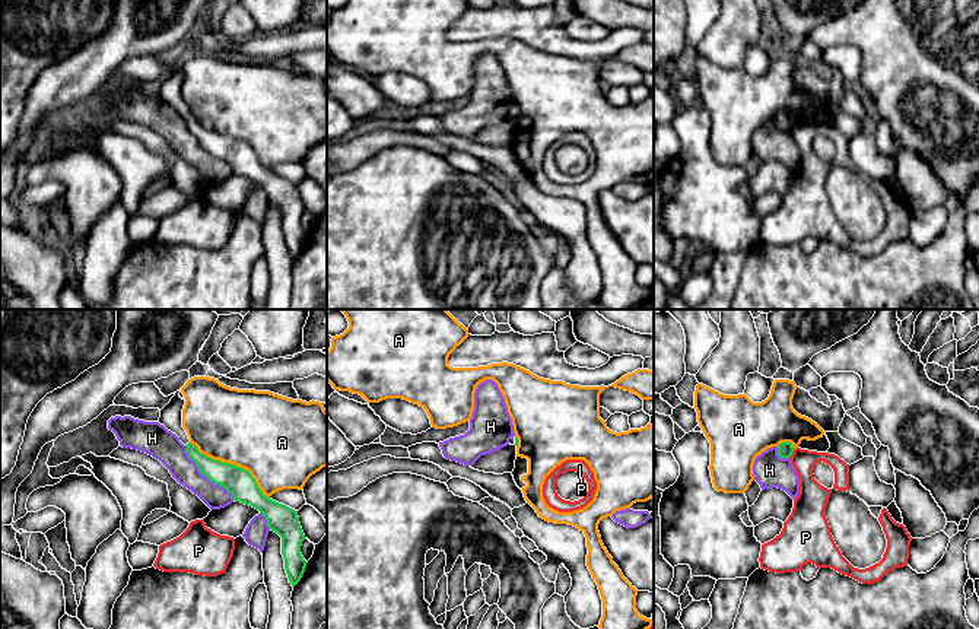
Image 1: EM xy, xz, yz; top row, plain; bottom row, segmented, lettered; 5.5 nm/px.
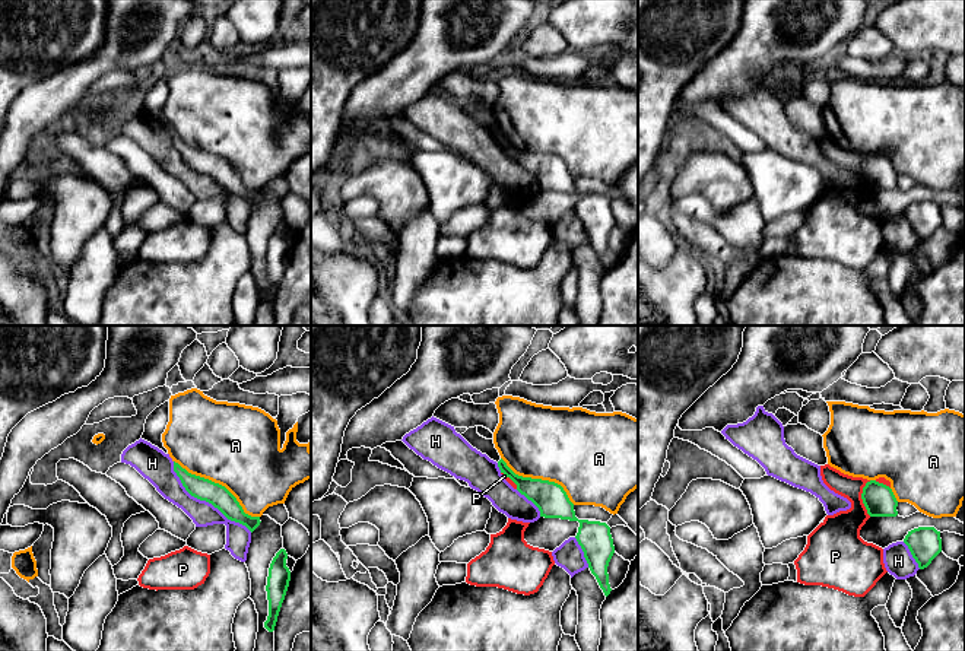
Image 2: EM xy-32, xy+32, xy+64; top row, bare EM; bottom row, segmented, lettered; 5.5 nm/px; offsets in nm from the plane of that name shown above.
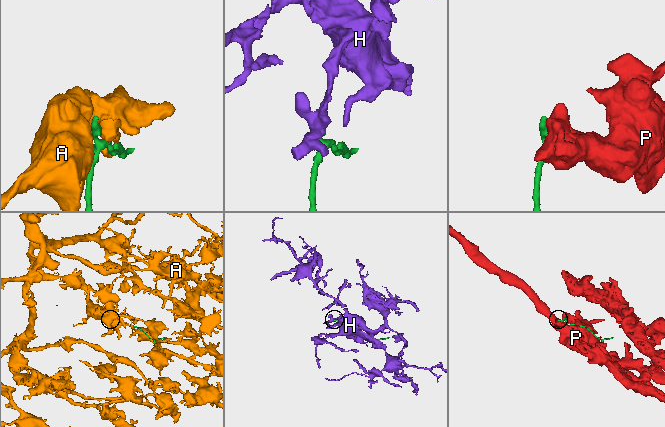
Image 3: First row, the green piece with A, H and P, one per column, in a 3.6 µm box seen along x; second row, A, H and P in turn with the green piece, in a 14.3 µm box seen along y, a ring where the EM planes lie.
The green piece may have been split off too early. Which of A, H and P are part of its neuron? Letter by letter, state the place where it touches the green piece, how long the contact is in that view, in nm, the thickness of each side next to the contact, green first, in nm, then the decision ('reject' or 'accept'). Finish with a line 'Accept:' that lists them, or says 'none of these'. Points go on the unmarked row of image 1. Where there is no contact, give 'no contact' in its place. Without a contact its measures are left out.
A: xy (232, 137) | 550 nm | 160/460 nm | reject
H: xy (204, 148) | 400 nm | 160/160 nm | reject
P: yz (792, 124) | 70 nm | 90/140 nm | reject
Accept: none of these

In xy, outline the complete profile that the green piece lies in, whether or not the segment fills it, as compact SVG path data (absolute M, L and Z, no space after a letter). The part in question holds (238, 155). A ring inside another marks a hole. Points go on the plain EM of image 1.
M181 63L160 83L158 95L179 111L187 120L188 130L196 136L203 149L214 158L225 161L235 175L249 178L266 190L268 201L282 210L285 242L289 255L295 260L301 254L308 236L301 226L305 207L299 196L298 184L267 171L248 143L201 127L190 115L182 101L185 73L179 70L179 66Z

